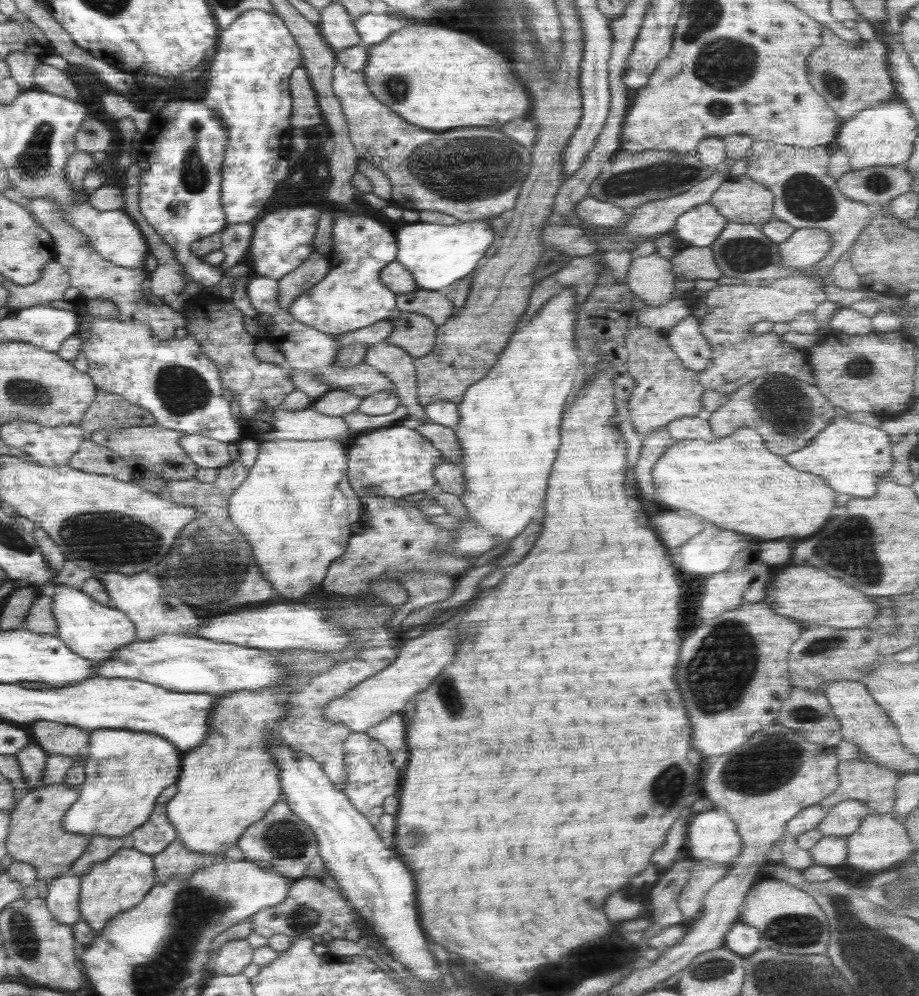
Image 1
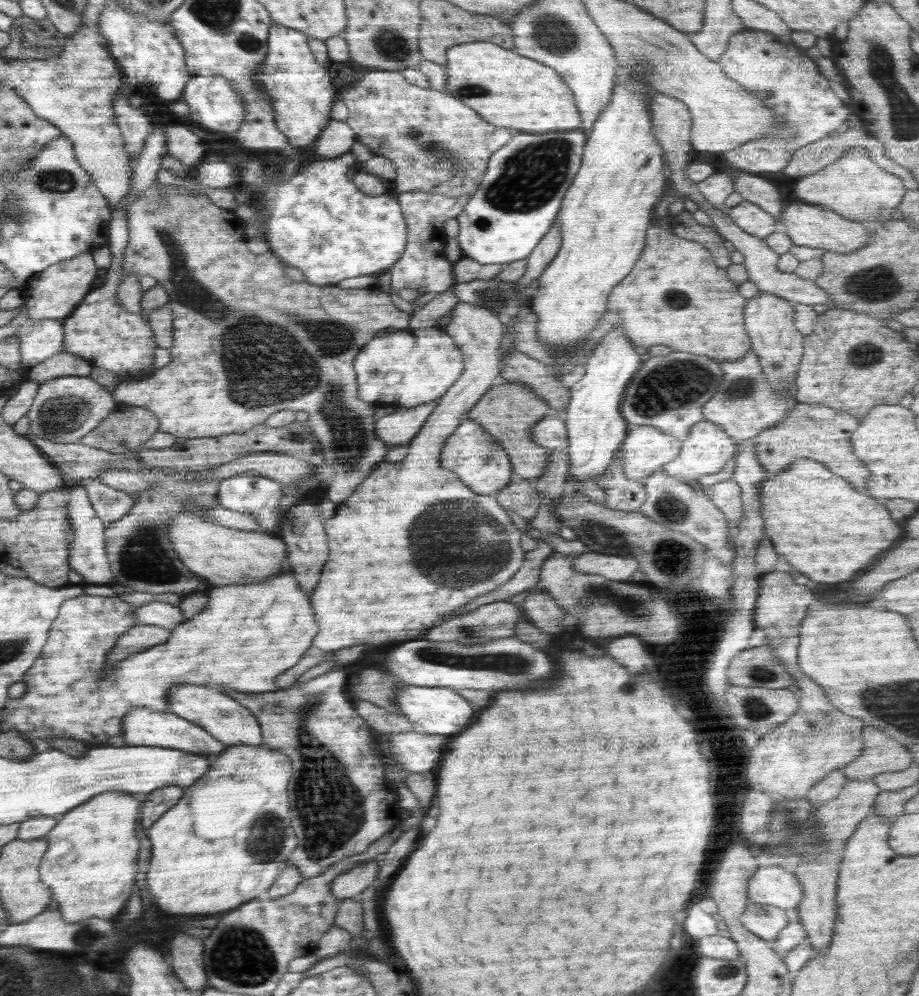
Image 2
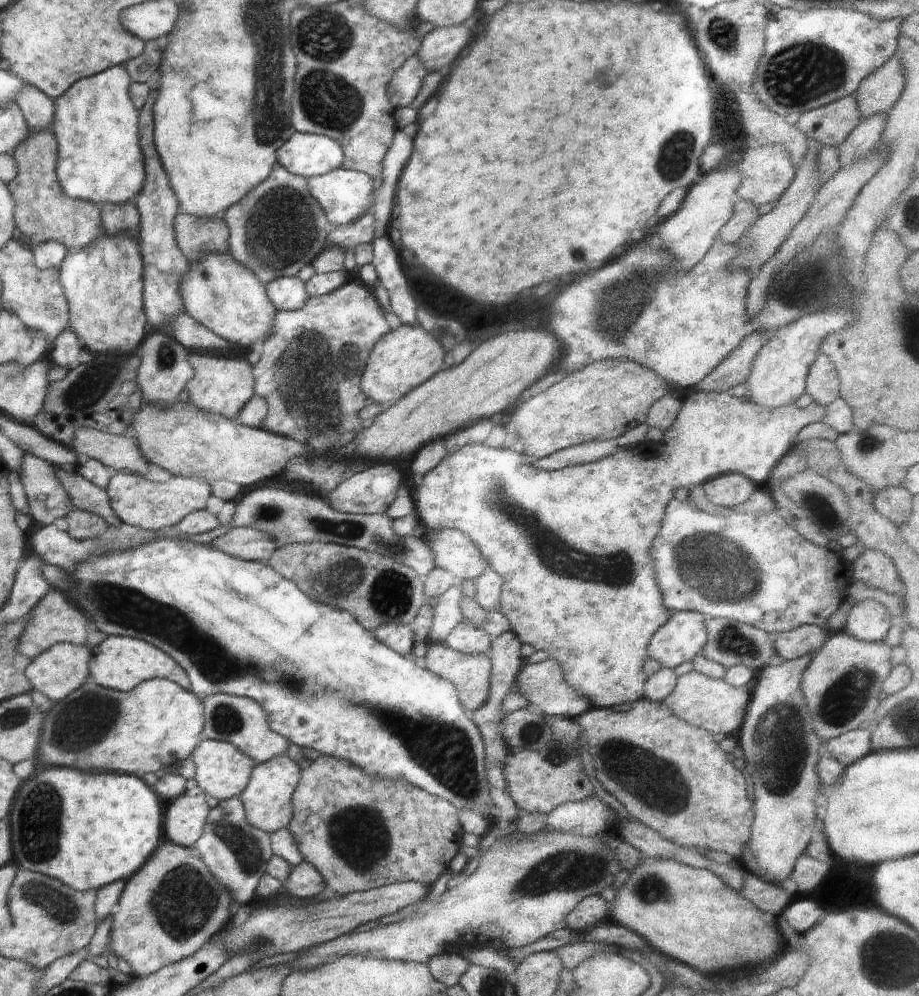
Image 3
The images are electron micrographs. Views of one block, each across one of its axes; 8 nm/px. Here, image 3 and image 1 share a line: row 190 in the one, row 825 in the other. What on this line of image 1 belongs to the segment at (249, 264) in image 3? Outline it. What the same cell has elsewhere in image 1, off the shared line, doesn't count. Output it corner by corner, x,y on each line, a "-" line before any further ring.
282,800
276,801
266,814
252,826
248,826
237,842
249,861
268,860
280,866
280,874
293,880
305,876
317,860
318,841
310,826
290,810
290,805

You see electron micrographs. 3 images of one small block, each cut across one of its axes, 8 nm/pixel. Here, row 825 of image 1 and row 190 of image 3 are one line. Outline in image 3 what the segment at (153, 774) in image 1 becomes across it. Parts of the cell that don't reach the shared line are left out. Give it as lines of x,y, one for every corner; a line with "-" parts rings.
124,65
112,66
102,73
84,78
70,88
55,104
52,134
57,138
60,159
57,178
70,199
94,205
124,205
145,189
144,158
138,144
136,104
126,90
130,78

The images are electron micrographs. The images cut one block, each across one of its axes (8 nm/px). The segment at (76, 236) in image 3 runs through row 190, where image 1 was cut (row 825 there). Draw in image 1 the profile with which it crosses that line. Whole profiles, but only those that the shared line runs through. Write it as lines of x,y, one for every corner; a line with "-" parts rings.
66,783
36,787
16,802
9,826
8,853
15,861
31,864
37,876
49,882
84,854
92,841
88,835
71,833
62,828
66,811
77,802
79,791

